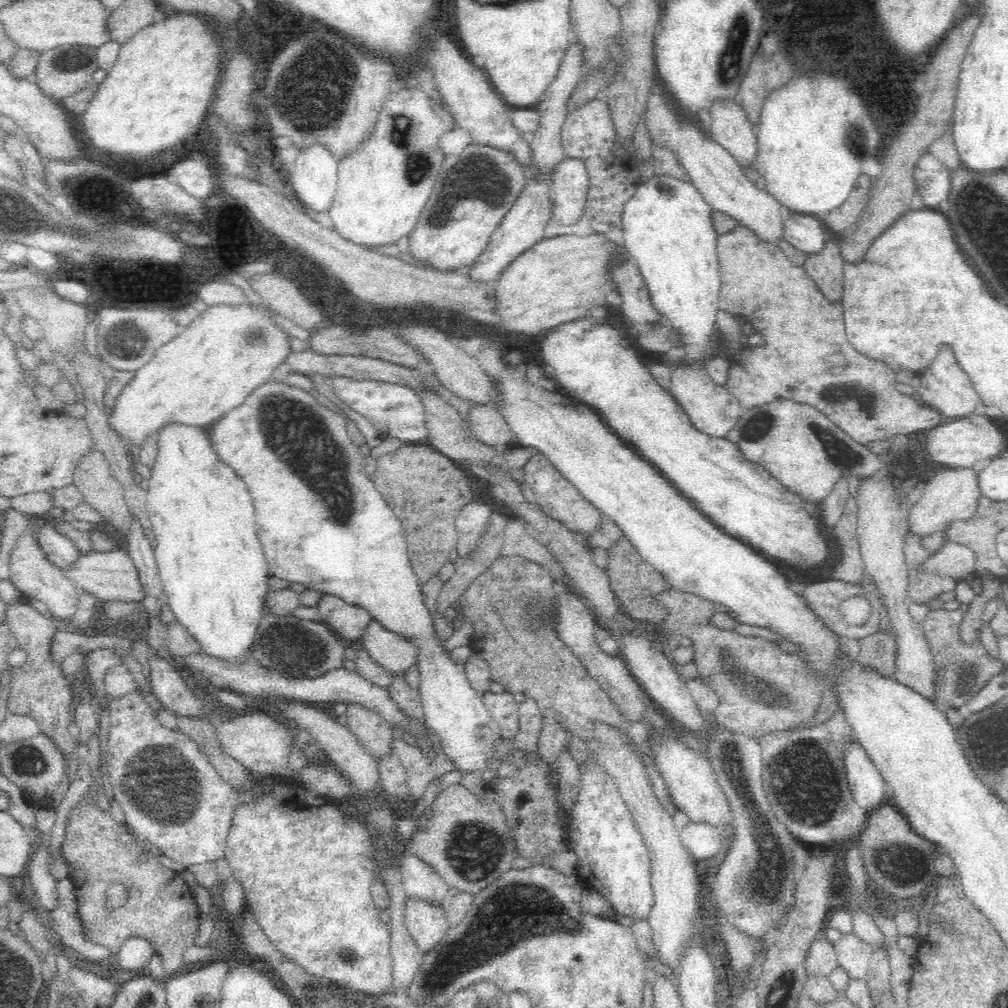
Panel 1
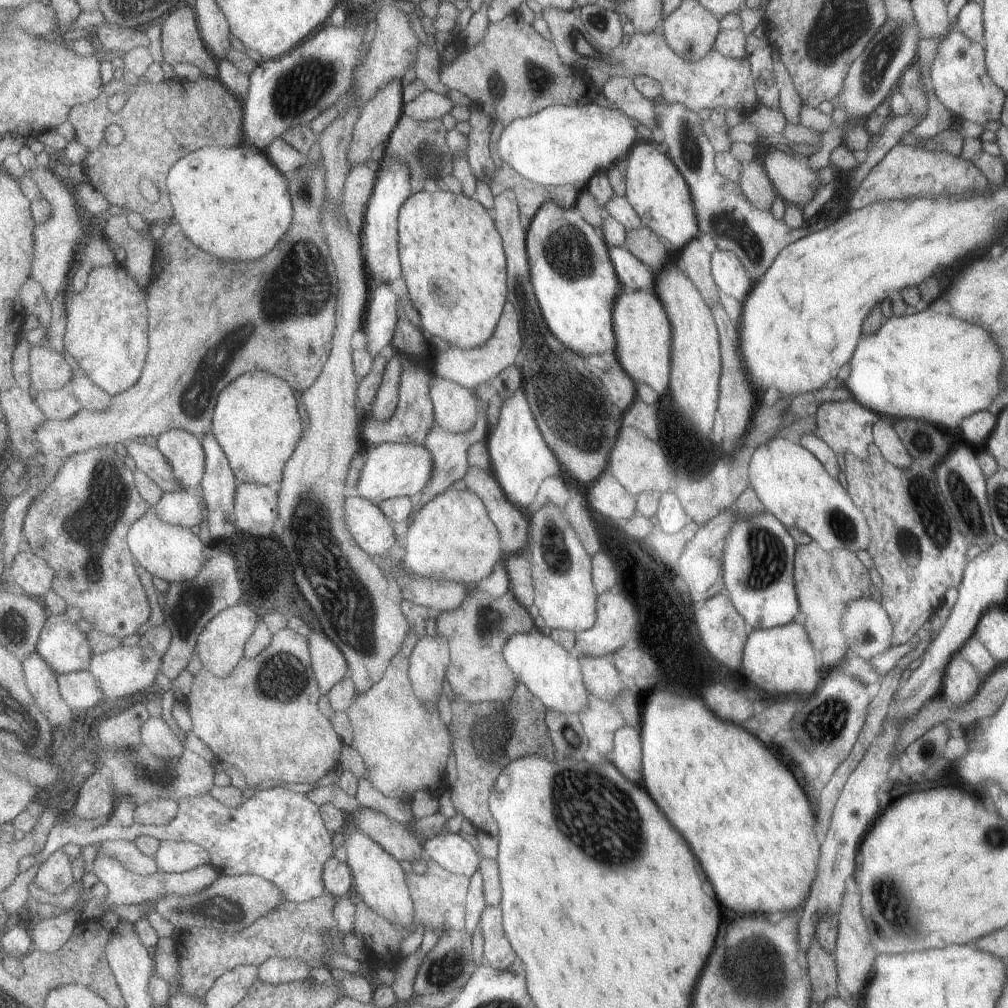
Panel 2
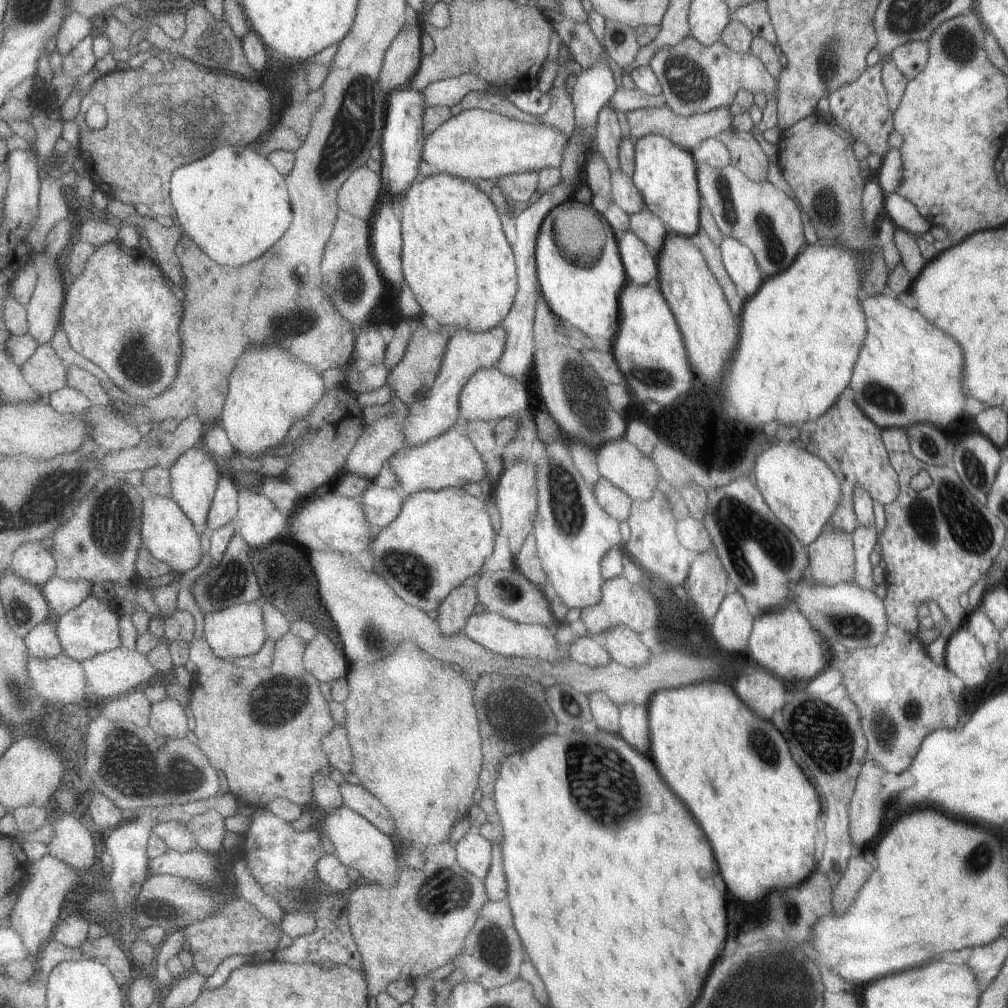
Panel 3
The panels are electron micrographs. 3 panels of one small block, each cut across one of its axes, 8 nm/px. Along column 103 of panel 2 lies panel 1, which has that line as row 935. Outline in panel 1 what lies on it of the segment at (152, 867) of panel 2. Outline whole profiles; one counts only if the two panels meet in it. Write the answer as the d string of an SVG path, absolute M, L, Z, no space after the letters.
M854 932L842 934L842 940L834 944L838 954L838 964L850 974L852 980L864 980L870 972L872 946L858 938Z

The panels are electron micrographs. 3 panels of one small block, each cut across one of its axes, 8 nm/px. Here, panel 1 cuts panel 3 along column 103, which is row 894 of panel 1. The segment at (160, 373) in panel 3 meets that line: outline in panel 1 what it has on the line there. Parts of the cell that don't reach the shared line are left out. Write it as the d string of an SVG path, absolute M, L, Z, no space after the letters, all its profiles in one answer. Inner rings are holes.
M256 776L254 792L260 798L246 804L246 808L238 808L226 846L232 878L242 884L254 920L270 942L310 976L340 984L348 982L342 988L358 990L358 996L380 998L394 994L398 988L392 974L386 918L370 898L370 886L378 882L378 850L382 852L372 830L364 822L354 822L354 814L344 816L336 802L316 800L316 796L308 796L300 786L282 786L272 778L264 782L264 776ZM344 960L356 960L356 966L354 962L348 966Z

